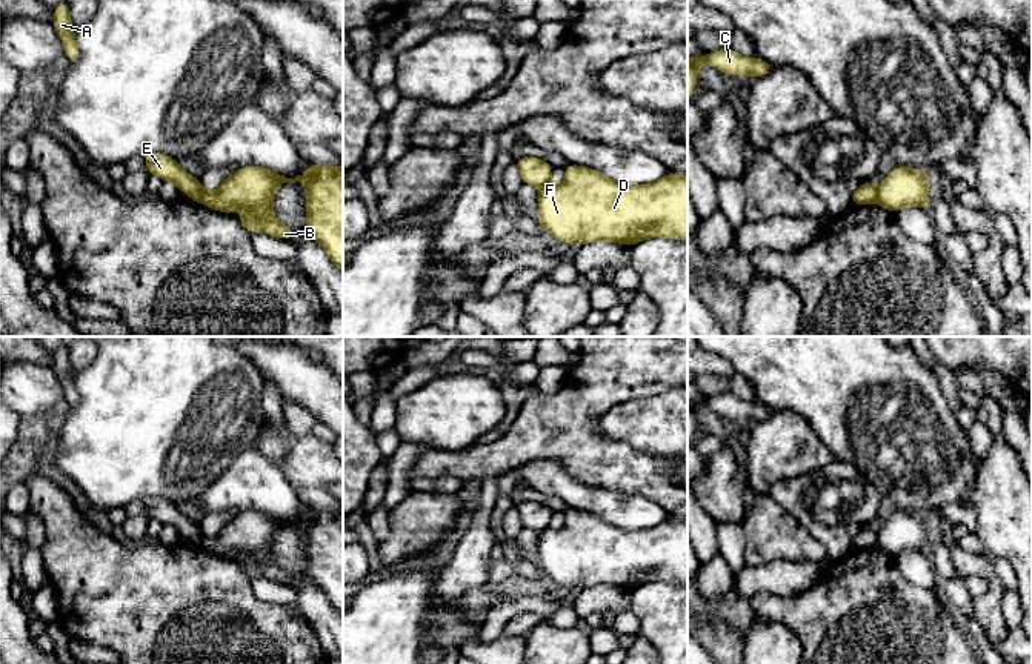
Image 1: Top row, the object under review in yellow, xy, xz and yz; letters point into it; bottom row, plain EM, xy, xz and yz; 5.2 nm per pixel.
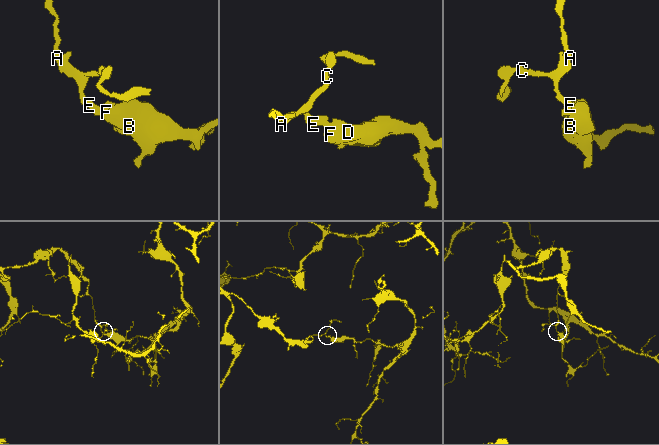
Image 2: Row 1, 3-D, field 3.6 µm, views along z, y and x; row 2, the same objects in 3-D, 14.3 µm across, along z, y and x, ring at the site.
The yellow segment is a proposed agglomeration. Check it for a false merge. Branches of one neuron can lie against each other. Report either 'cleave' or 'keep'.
cleave

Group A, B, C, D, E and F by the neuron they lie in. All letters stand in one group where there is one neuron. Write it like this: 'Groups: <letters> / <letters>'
Groups: A C E / B D F

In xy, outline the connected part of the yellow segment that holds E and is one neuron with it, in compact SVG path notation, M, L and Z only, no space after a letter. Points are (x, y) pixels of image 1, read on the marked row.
M145 154L141 155L148 164L148 175L157 175L163 181L171 181L178 191L185 191L191 201L198 201L203 186L201 181L194 178L189 172L183 171L174 158L165 154Z

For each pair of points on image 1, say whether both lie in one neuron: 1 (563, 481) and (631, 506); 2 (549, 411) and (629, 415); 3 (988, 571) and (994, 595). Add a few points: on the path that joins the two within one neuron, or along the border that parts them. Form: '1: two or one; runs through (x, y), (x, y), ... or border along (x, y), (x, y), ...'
1: one; runs through (580, 495), (614, 506)
2: two; border along (637, 397), (605, 412), (599, 421), (603, 437)
3: one; runs through (991, 577), (994, 589)

